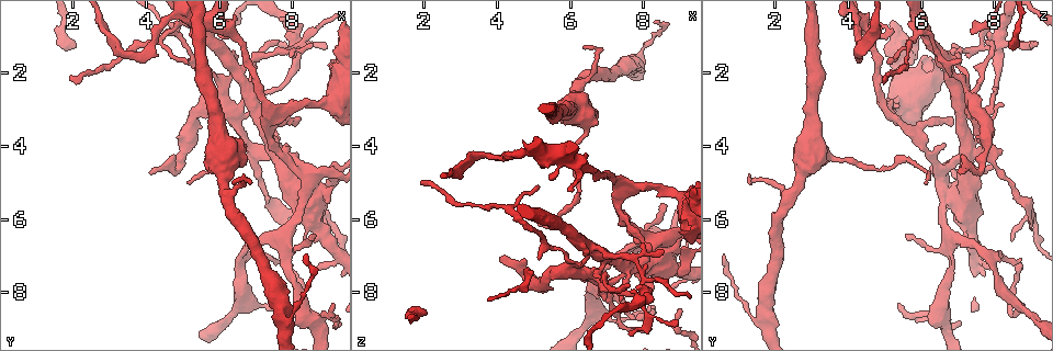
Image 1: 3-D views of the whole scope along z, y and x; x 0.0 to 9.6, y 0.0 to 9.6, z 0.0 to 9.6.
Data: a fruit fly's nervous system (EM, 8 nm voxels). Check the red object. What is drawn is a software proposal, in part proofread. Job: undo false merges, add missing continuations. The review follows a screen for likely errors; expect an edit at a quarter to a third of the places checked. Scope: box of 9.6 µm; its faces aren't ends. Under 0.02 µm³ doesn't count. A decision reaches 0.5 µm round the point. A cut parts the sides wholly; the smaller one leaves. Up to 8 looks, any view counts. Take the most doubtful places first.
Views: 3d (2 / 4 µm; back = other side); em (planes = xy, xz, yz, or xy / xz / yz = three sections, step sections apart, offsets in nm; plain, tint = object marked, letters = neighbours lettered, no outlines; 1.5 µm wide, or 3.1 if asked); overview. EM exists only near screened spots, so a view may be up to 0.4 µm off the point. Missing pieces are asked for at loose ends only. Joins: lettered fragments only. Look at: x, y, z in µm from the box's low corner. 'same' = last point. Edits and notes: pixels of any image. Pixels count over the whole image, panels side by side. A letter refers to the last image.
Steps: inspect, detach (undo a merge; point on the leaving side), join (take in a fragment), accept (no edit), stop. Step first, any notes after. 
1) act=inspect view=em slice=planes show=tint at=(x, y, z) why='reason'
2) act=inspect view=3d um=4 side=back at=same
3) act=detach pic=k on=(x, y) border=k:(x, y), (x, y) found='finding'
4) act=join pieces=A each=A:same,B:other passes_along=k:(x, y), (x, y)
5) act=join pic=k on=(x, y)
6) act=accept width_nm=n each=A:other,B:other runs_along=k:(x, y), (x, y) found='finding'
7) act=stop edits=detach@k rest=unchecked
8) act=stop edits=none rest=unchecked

act=inspect view=em slice=xy step=8 show=tint at=(5.15, 5.05, 6.15)

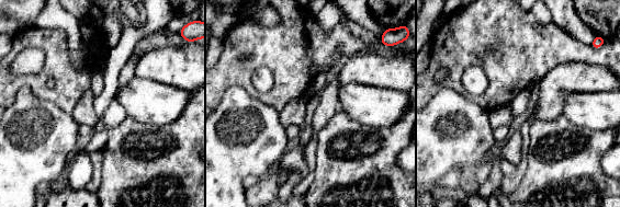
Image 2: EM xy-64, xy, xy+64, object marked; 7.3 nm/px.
act=inspect view=em slice=planes show=letters at=same why='cut it another way'

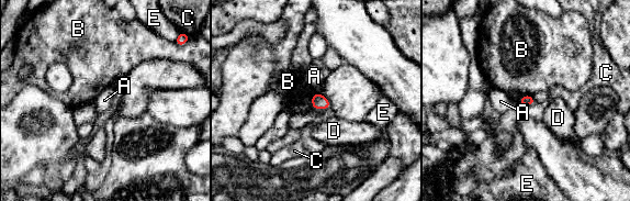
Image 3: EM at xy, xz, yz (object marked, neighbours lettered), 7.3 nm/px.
act=accept each=A:other,B:other,C:other,D:other,E:other found='no lettered fragment goes on from it'

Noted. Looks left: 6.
act=inspect view=3d um=2 at=(7.65, 1.20, 9.10) why='an open end'

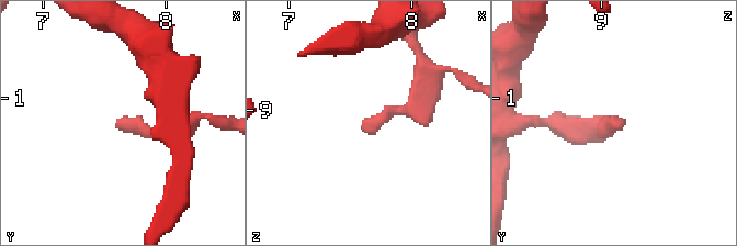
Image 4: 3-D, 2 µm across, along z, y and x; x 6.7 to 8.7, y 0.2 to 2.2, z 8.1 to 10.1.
act=inspect view=em slice=xz step=4 show=letters at=(7.60, 1.18, 9.10) why='need the tissue'

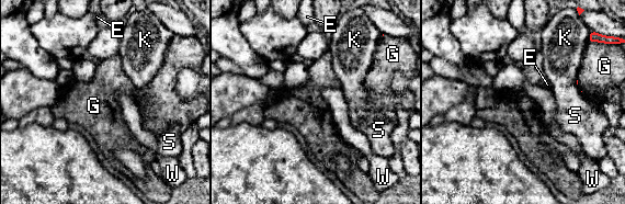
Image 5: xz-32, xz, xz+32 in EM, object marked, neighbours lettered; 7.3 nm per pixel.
act=inspect view=em slice=planes show=letters at=same

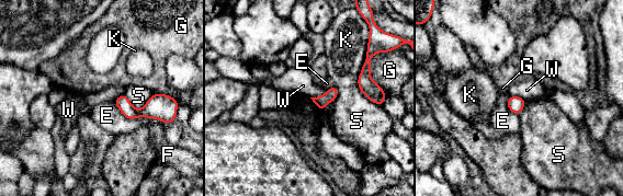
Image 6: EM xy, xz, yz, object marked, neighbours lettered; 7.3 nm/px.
act=accept each=E:other,F:other,G:other,K:other,S:other,W:other border=6:(372, 56), (369, 76), (385, 95) found='no lettered fragment goes on from it'

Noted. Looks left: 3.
act=inspect view=em slice=planes show=letters at=(5.15, 1.65, 5.15) why='an open end'

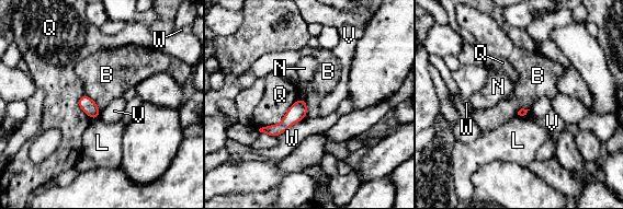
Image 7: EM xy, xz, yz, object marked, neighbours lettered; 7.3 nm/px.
act=accept each=B:other,L:other,N:other,Q:other,V:other,W:other runs_along=7:(302, 102), (280, 128), (264, 129) found='none of them fits'

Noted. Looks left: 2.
act=stop edits=none rest=unchecked

